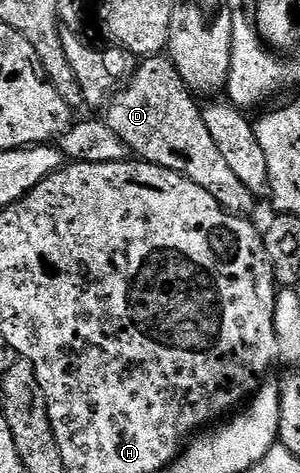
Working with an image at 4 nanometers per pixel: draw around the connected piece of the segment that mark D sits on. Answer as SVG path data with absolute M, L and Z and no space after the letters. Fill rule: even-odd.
M147 56L142 59L143 62L135 70L135 75L127 82L127 87L123 91L116 93L110 99L109 105L105 110L105 120L113 132L121 138L127 145L128 151L136 159L144 162L151 162L161 168L169 168L205 188L209 196L213 196L222 205L223 209L236 216L250 215L250 210L254 208L257 202L257 195L249 192L241 180L237 180L236 174L229 168L226 160L221 160L221 152L217 152L217 144L213 144L213 136L209 136L209 128L205 128L203 111L200 103L195 103L191 90L183 82L178 74L177 68L167 56Z

